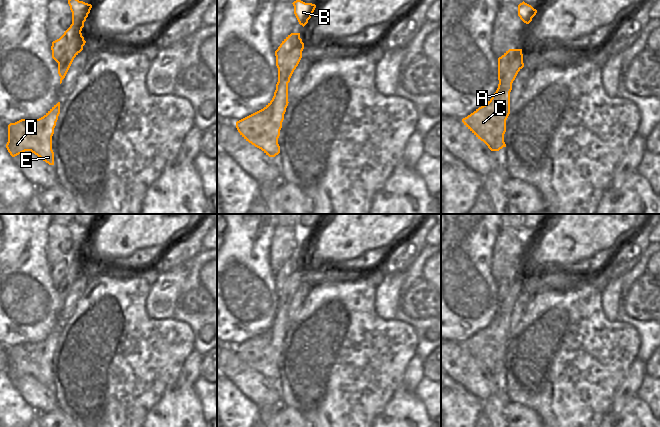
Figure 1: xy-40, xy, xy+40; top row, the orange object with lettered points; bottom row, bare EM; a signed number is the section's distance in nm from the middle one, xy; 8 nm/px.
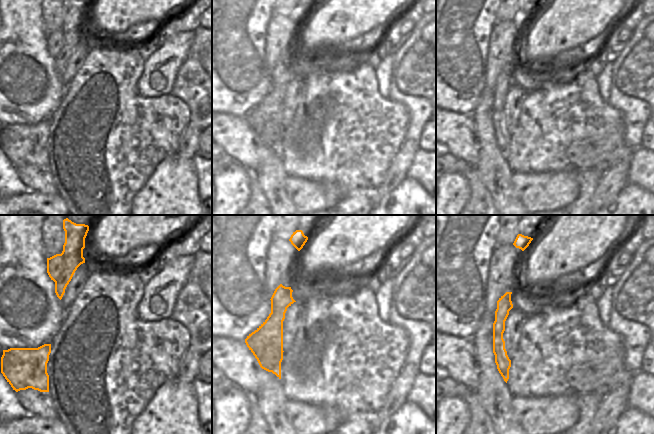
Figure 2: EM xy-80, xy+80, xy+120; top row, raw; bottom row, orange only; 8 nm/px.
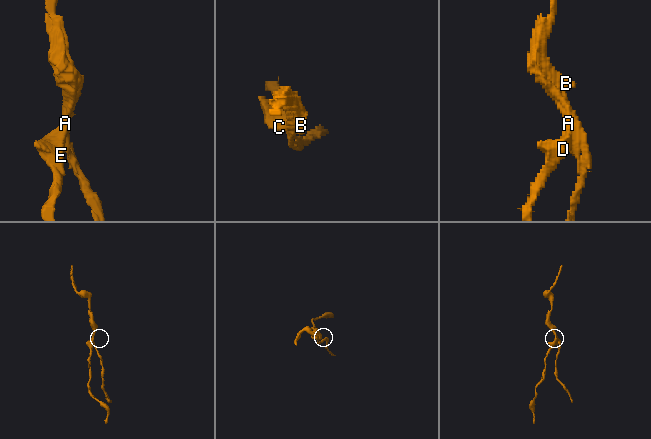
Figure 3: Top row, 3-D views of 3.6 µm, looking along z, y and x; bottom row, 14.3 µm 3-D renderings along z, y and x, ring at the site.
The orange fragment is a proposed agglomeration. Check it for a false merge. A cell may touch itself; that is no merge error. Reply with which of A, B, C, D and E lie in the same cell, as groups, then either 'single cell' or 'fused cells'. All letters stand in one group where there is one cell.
A C D E / B; fused cells

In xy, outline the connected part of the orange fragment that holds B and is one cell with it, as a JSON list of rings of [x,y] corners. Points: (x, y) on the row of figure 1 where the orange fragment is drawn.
[[[296,0],[292,4],[294,6],[294,14],[299,24],[304,27],[311,18],[316,5],[312,3],[305,3],[301,0]]]

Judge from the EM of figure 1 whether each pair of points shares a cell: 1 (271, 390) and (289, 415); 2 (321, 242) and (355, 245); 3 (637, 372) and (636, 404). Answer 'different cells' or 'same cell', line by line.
1: different cells
2: same cell
3: different cells

